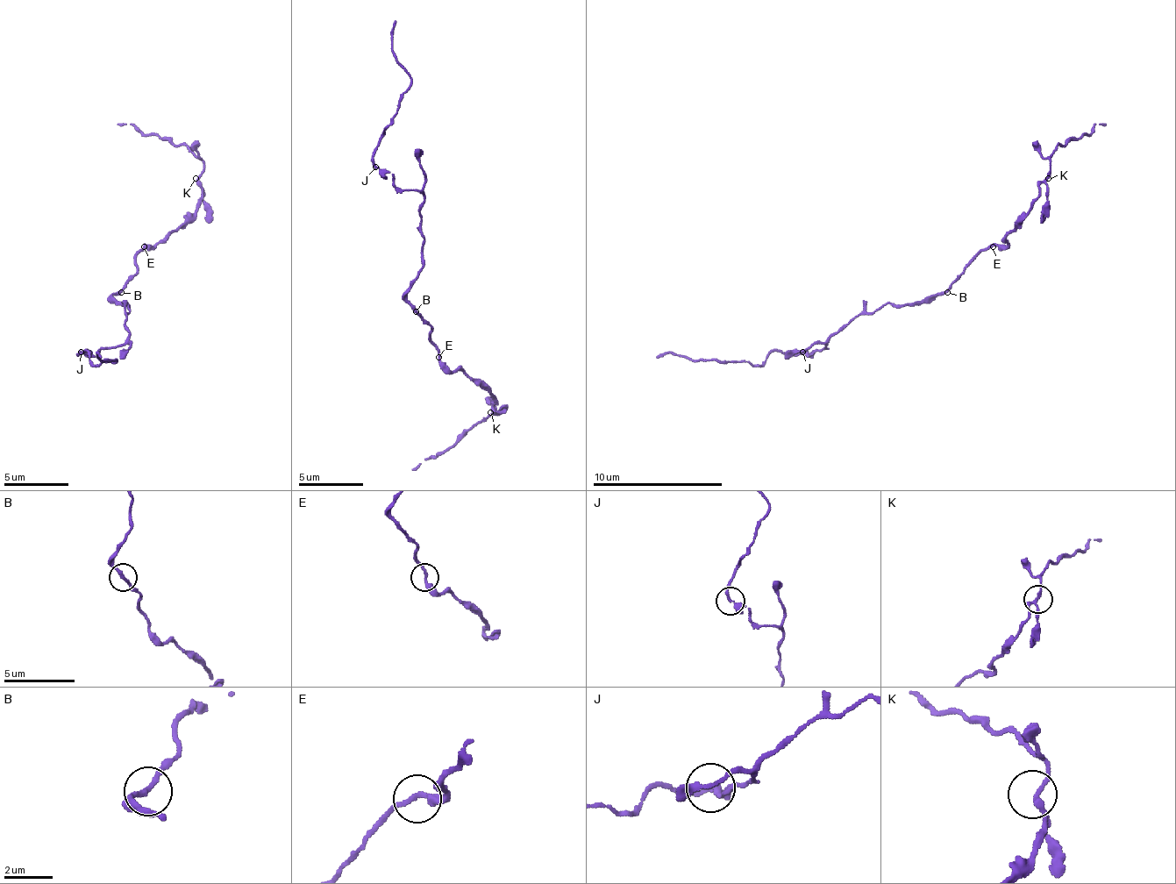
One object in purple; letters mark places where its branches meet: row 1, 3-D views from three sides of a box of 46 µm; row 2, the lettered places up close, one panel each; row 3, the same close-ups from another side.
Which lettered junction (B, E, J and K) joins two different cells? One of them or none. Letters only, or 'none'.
none

